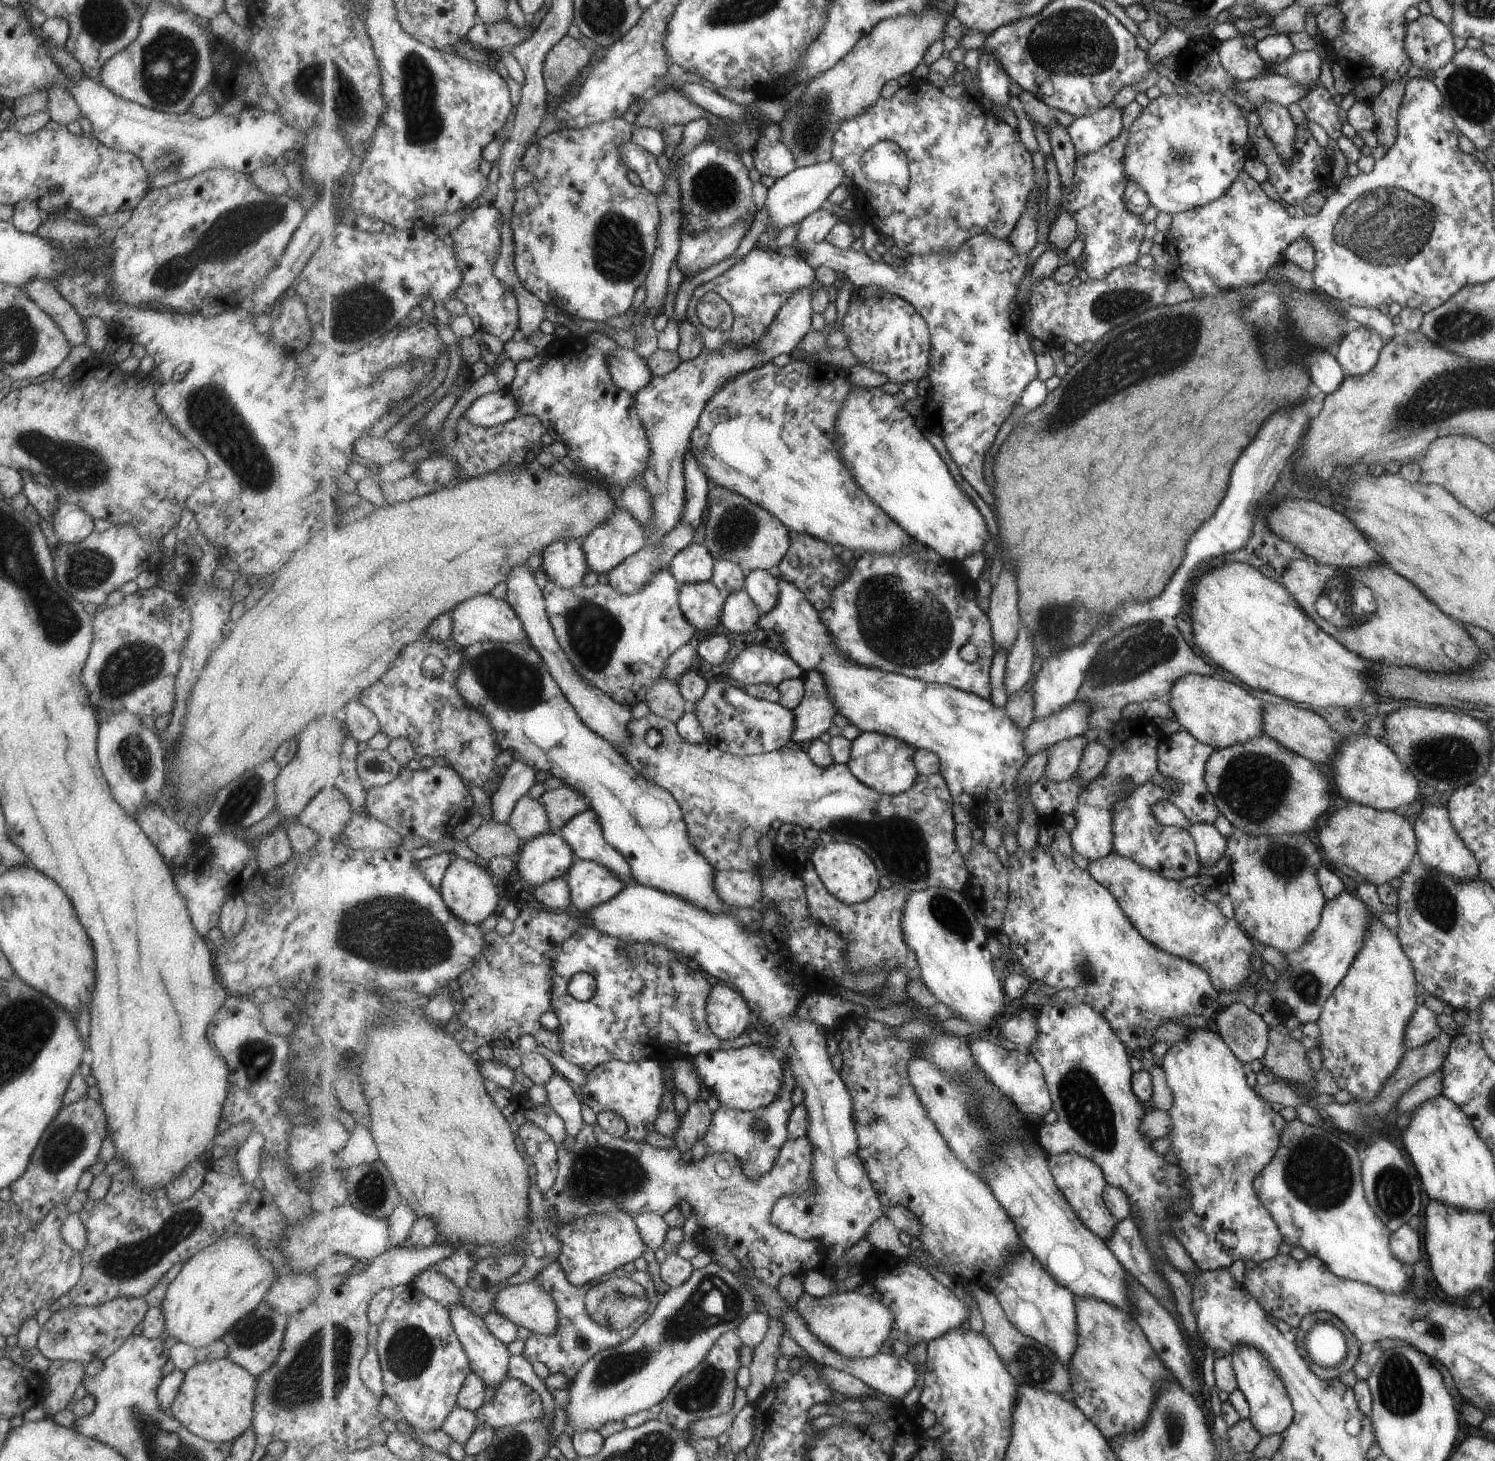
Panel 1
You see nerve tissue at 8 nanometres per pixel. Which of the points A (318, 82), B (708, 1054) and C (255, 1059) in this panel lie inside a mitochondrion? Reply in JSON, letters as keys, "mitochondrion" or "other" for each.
{"A":"mitochondrion","B":"other","C":"mitochondrion"}

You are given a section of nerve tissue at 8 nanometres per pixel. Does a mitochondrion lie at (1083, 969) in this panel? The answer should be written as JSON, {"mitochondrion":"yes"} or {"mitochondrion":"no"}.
{"mitochondrion":"yes"}

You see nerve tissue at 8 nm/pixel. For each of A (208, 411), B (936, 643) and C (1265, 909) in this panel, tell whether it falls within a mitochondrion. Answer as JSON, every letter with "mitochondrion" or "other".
{"A":"mitochondrion","B":"mitochondrion","C":"other"}

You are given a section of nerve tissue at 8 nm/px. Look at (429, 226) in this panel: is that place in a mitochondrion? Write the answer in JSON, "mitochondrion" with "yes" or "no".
{"mitochondrion":"no"}

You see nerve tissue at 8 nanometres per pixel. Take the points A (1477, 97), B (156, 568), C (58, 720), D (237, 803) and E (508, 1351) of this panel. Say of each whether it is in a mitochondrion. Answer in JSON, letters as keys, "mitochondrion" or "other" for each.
{"A":"mitochondrion","B":"other","C":"other","D":"mitochondrion","E":"other"}

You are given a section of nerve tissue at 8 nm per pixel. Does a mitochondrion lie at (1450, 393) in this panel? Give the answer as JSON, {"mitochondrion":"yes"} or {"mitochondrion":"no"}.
{"mitochondrion":"yes"}

